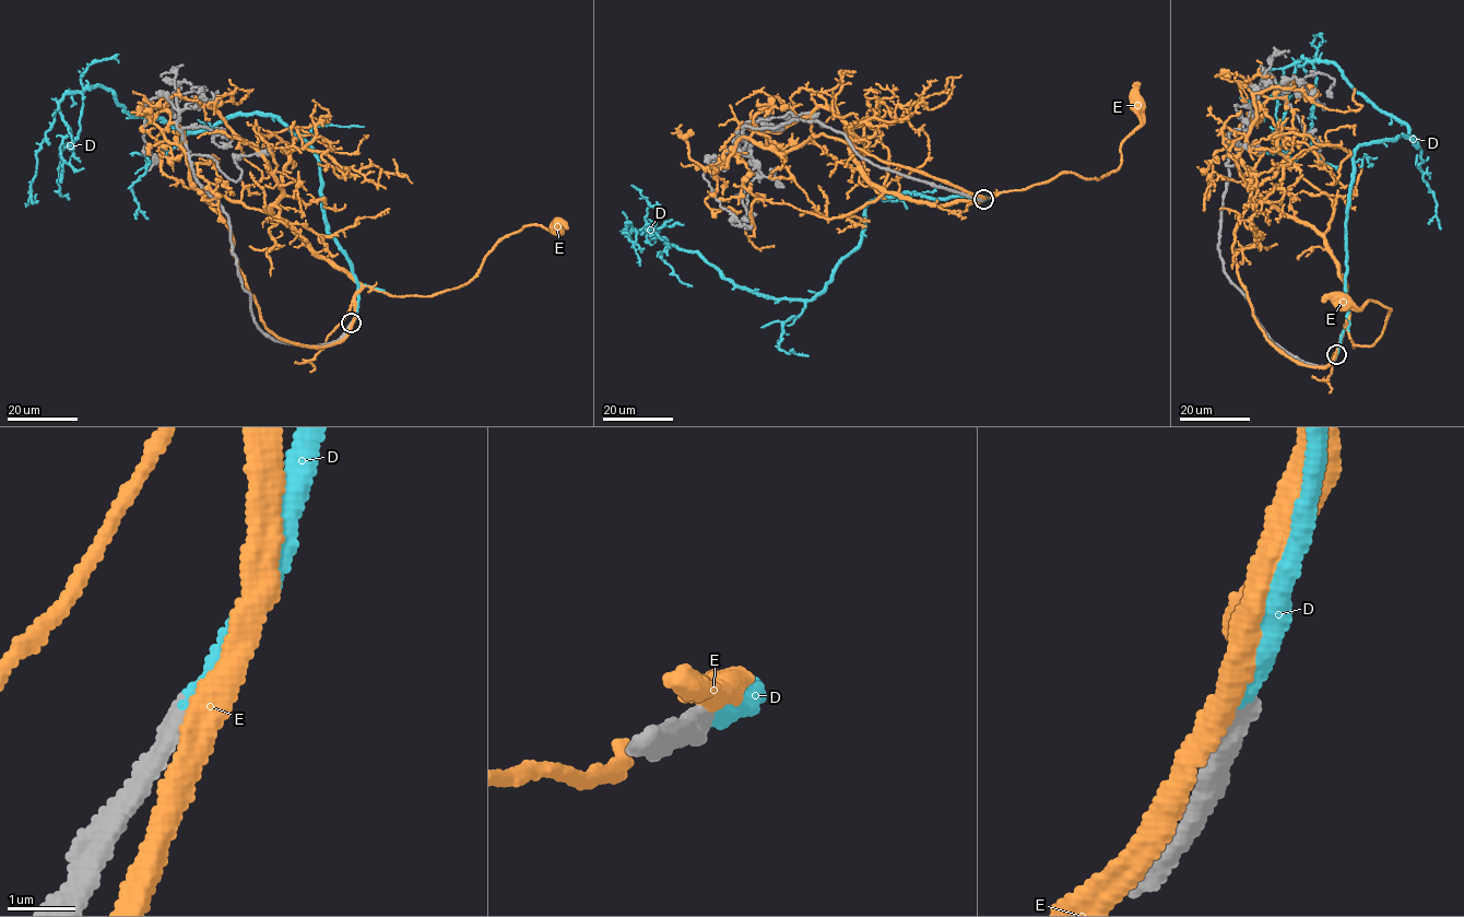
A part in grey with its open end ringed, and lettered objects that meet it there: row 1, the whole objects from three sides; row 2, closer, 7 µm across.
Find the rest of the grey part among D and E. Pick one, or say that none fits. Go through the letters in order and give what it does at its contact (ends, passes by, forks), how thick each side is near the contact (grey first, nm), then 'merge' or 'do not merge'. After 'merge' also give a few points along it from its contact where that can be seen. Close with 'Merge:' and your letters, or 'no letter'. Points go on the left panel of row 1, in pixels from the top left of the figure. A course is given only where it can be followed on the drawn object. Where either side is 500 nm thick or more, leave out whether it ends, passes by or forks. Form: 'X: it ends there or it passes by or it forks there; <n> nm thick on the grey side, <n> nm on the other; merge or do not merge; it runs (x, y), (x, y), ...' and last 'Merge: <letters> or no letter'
D: it ends there; 340 nm thick on the grey side, 300 nm on the other; merge; it runs (351, 324), (357, 282), (319, 159), (275, 117), (182, 131), (98, 85), (67, 93), (25, 207)
E: it passes by; 360 nm thick on the grey side, 360 nm on the other; do not merge
Merge: D

